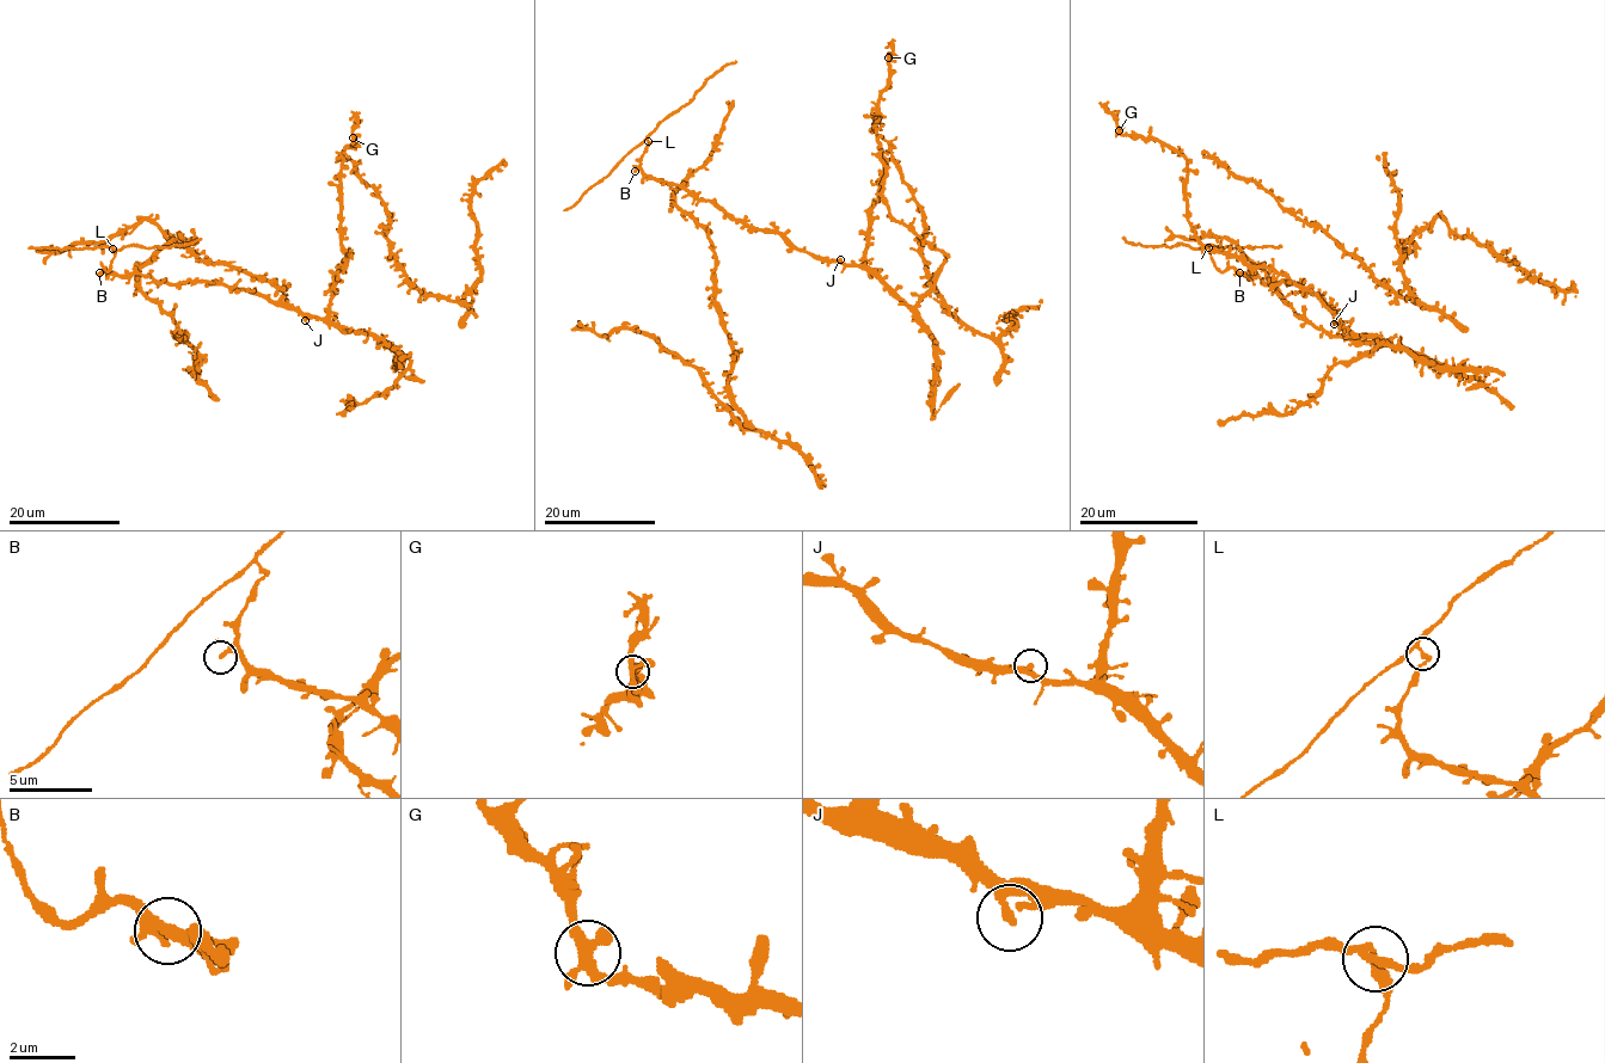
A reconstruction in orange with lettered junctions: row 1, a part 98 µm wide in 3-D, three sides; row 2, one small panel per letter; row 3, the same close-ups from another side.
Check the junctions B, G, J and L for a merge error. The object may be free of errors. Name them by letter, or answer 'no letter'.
L

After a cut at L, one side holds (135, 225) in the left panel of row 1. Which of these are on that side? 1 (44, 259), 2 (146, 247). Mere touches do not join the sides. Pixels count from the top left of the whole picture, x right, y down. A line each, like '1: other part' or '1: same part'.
1: same part
2: other part

